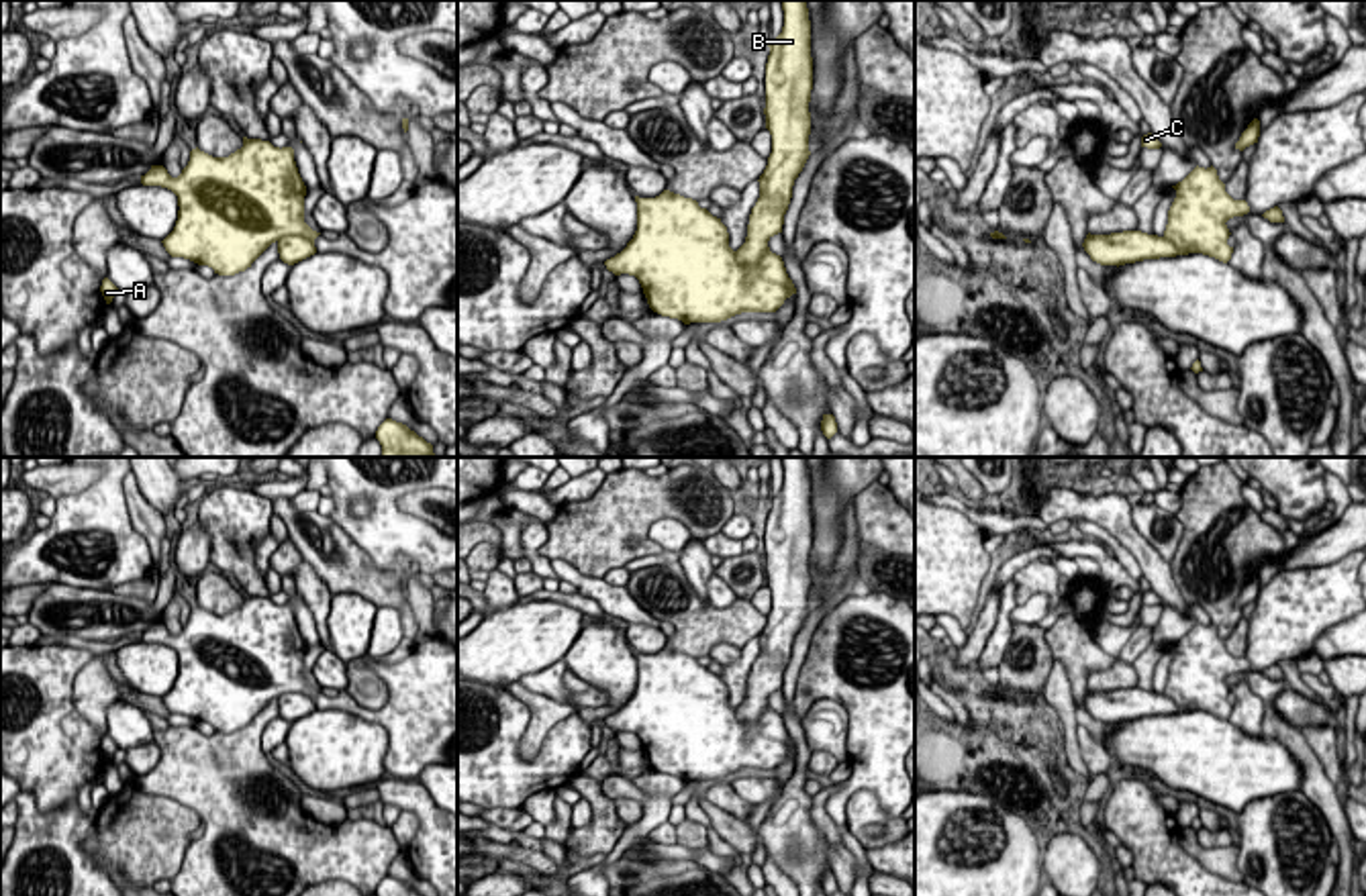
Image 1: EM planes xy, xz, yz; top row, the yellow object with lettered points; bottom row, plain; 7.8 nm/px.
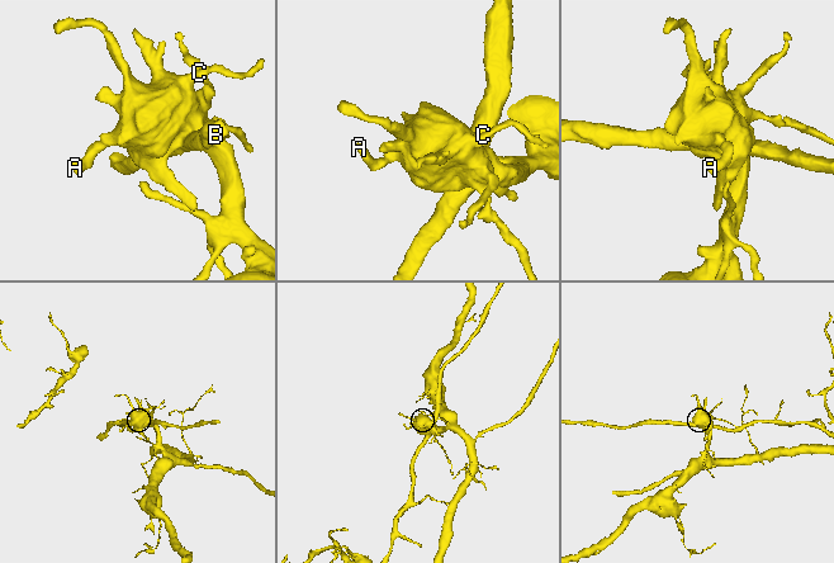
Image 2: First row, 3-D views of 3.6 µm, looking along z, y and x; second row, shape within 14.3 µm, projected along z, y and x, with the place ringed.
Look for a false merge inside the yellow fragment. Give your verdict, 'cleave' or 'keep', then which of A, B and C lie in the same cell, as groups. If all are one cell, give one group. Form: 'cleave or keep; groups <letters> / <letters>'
cleave; groups A C / B

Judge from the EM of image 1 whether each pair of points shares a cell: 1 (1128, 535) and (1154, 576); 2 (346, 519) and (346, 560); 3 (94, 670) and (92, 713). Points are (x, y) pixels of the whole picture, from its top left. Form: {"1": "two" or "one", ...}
{"1": "one", "2": "two", "3": "one"}

